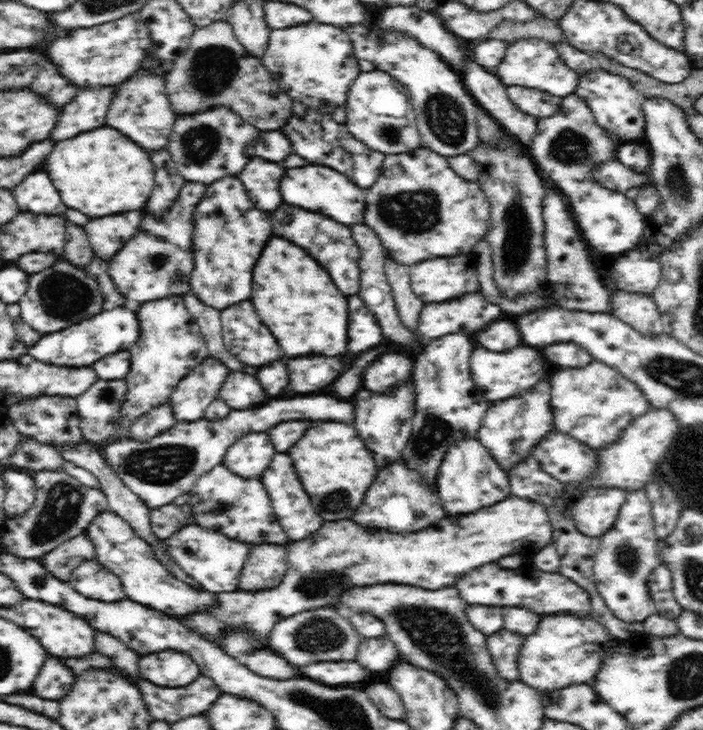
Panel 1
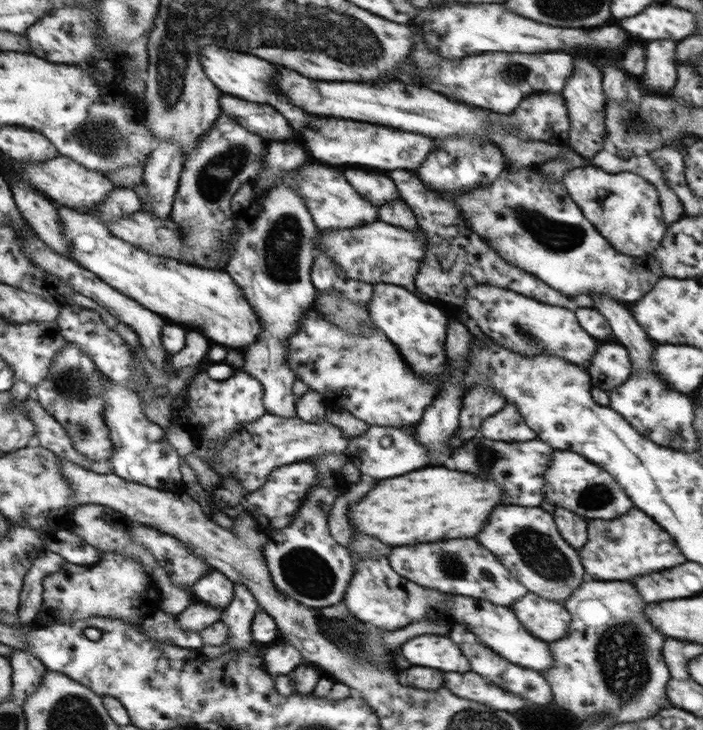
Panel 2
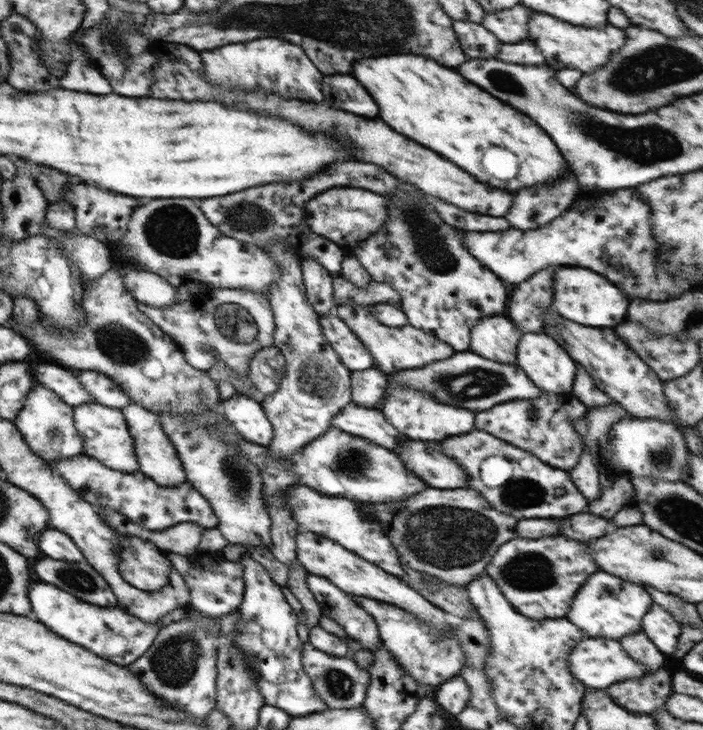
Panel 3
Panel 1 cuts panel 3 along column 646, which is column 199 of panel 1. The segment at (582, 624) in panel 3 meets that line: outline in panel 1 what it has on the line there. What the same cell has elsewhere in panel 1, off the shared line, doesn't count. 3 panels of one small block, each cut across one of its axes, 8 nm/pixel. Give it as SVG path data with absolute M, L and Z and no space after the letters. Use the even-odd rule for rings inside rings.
M110 510L98 513L90 522L89 528L84 530L84 534L93 542L94 558L120 579L126 599L156 611L168 612L172 616L192 616L220 604L219 595L188 586L170 574L154 554L153 546L138 537L130 525L116 513Z

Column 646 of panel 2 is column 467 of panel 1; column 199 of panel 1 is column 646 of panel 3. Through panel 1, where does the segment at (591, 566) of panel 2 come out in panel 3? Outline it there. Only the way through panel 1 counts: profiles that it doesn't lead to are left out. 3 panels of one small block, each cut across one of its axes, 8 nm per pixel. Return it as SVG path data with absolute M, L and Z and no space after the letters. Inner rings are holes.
M652 603L648 609L649 614L644 614L645 634L653 638L653 644L663 652L671 654L677 646L677 636L679 636L679 624L675 622L669 612L663 610L658 604Z

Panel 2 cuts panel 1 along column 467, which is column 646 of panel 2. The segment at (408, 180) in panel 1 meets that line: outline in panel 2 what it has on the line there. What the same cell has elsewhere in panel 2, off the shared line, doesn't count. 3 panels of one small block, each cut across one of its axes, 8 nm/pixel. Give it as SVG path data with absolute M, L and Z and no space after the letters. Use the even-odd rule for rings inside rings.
M587 164L571 168L561 184L568 198L583 212L584 218L620 254L639 258L651 254L664 238L663 233L667 232L656 189L633 172L607 173L595 165Z

